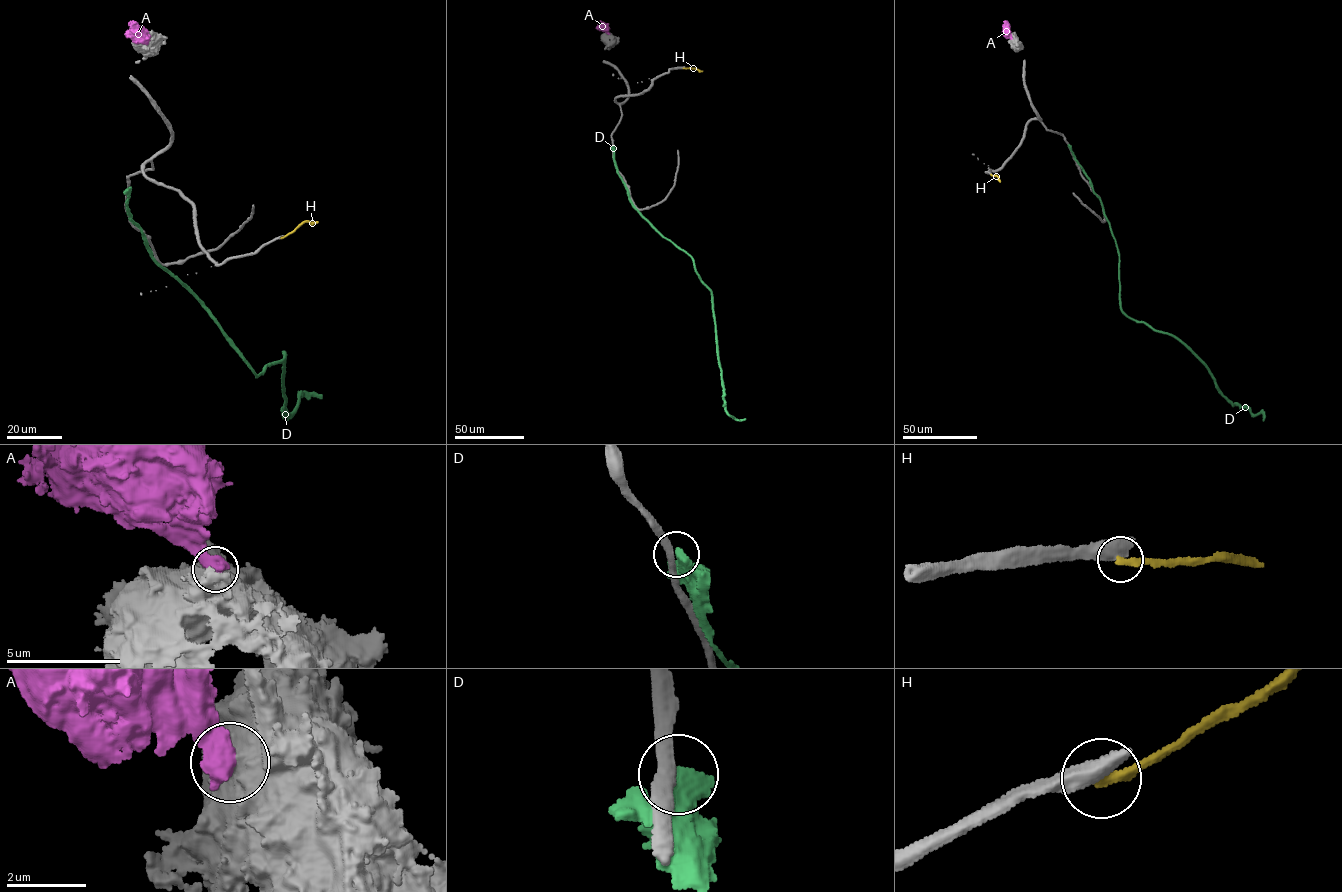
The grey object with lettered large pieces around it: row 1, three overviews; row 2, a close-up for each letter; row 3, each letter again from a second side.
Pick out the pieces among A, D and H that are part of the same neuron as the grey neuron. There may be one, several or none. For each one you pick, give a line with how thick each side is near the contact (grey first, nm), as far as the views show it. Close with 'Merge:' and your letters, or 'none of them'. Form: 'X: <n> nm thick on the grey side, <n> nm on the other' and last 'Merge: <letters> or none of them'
Merge: none of them

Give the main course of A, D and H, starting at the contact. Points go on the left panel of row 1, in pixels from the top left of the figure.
A: (147, 39), (143, 28), (134, 23)
D: (129, 188), (127, 213), (154, 262), (203, 304), (256, 376), (283, 351), (284, 416), (301, 394), (322, 397)
H: (281, 237), (304, 221), (318, 222)

